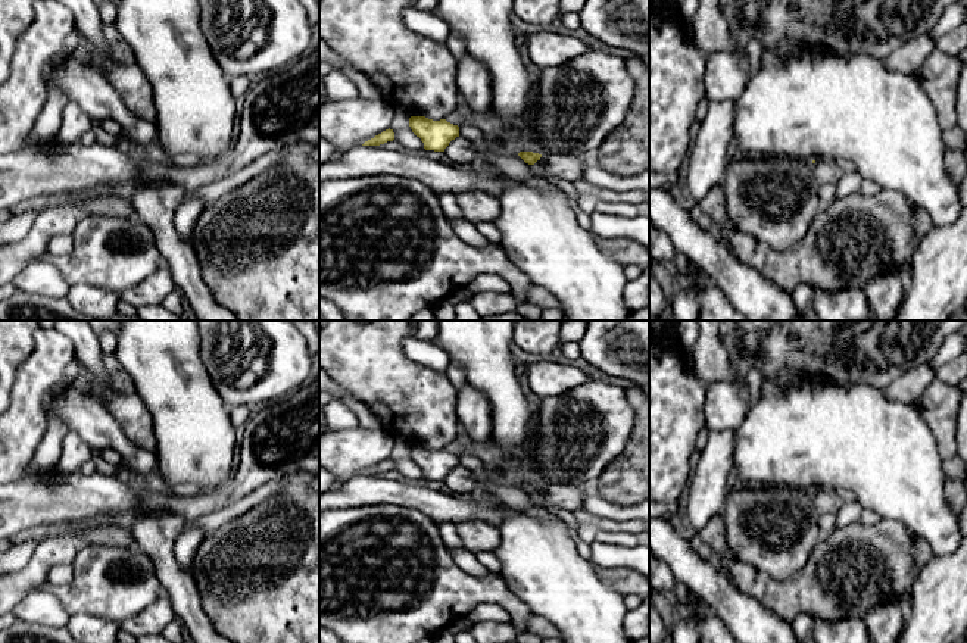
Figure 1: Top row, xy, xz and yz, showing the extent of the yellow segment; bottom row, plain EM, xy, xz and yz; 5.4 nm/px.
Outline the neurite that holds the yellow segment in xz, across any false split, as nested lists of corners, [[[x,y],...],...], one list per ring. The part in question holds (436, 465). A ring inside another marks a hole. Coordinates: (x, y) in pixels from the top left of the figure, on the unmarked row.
[[[411,446],[409,456],[421,468],[425,480],[444,481],[449,472],[459,466],[459,456],[446,449],[433,450],[425,446]]]

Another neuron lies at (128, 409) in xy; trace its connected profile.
[[[134,390],[113,397],[103,406],[115,416],[131,443],[153,453],[156,452],[157,441],[152,415]]]

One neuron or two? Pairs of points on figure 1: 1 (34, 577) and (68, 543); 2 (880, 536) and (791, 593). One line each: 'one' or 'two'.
1: one
2: one

